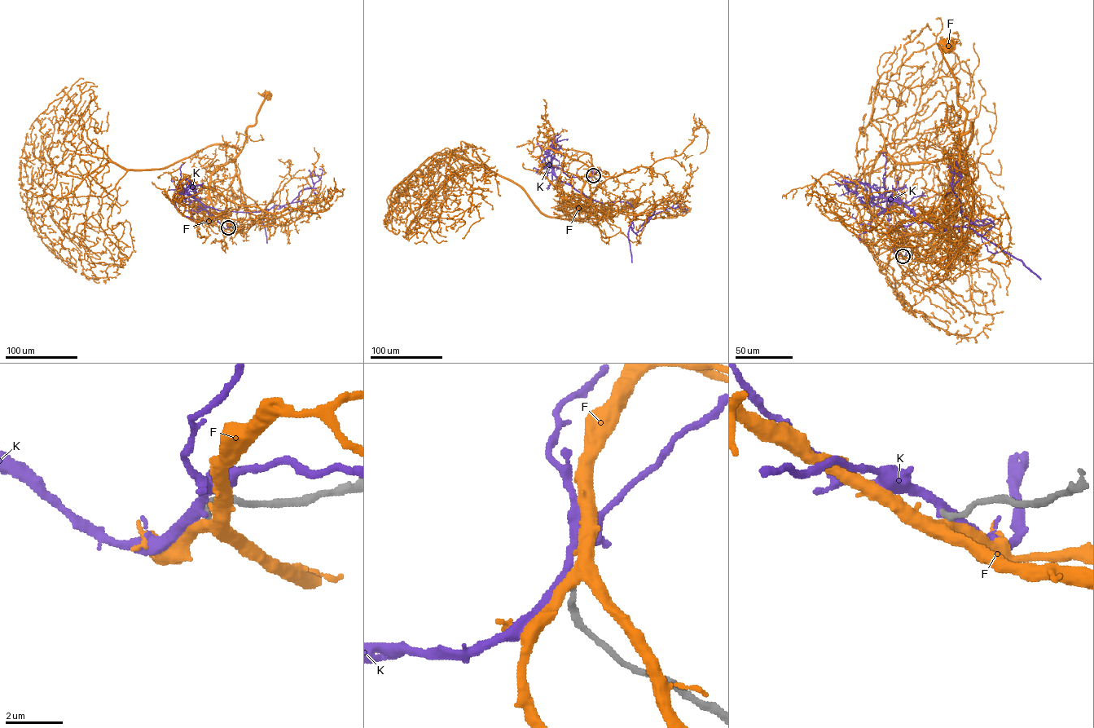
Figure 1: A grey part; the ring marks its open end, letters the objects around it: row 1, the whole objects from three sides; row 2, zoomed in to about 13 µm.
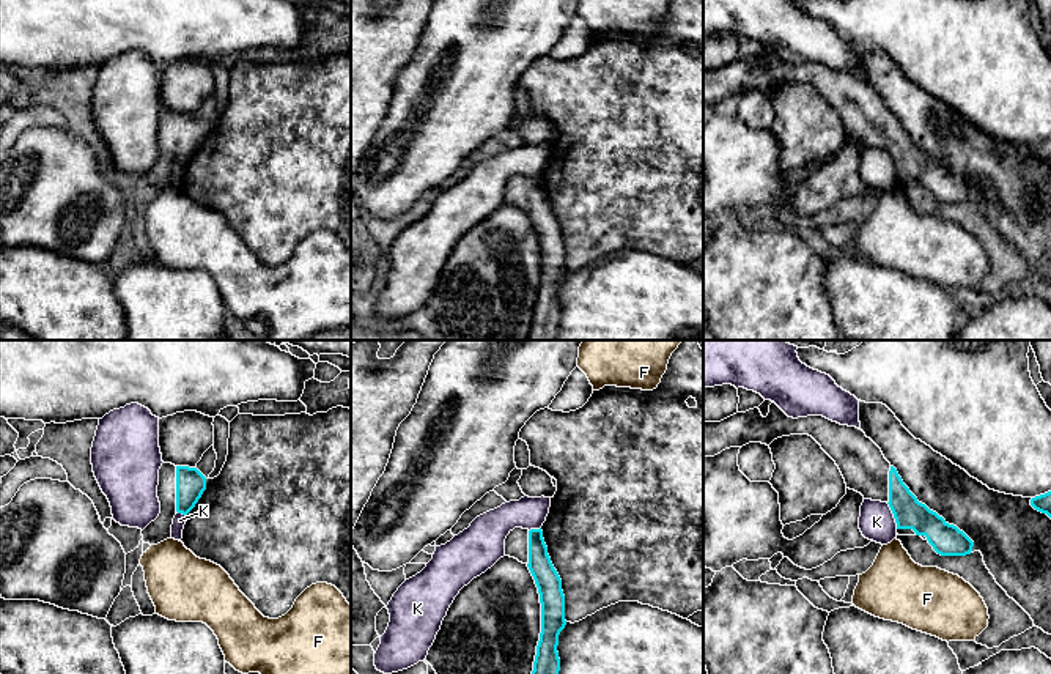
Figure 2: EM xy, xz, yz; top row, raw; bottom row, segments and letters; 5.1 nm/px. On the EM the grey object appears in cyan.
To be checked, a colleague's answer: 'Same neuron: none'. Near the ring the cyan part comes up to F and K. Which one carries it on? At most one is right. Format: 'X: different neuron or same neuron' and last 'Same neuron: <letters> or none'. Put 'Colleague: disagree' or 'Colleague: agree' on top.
Colleague: agree
F: different neuron
K: different neuron
Same neuron: none

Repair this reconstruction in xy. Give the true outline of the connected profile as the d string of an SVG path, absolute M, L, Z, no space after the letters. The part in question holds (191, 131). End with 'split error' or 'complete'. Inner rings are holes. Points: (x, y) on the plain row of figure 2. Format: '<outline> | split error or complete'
M162 110L157 132L160 161L142 178L143 189L157 192L170 186L175 162L187 164L205 137L206 124L197 115Z | split error

